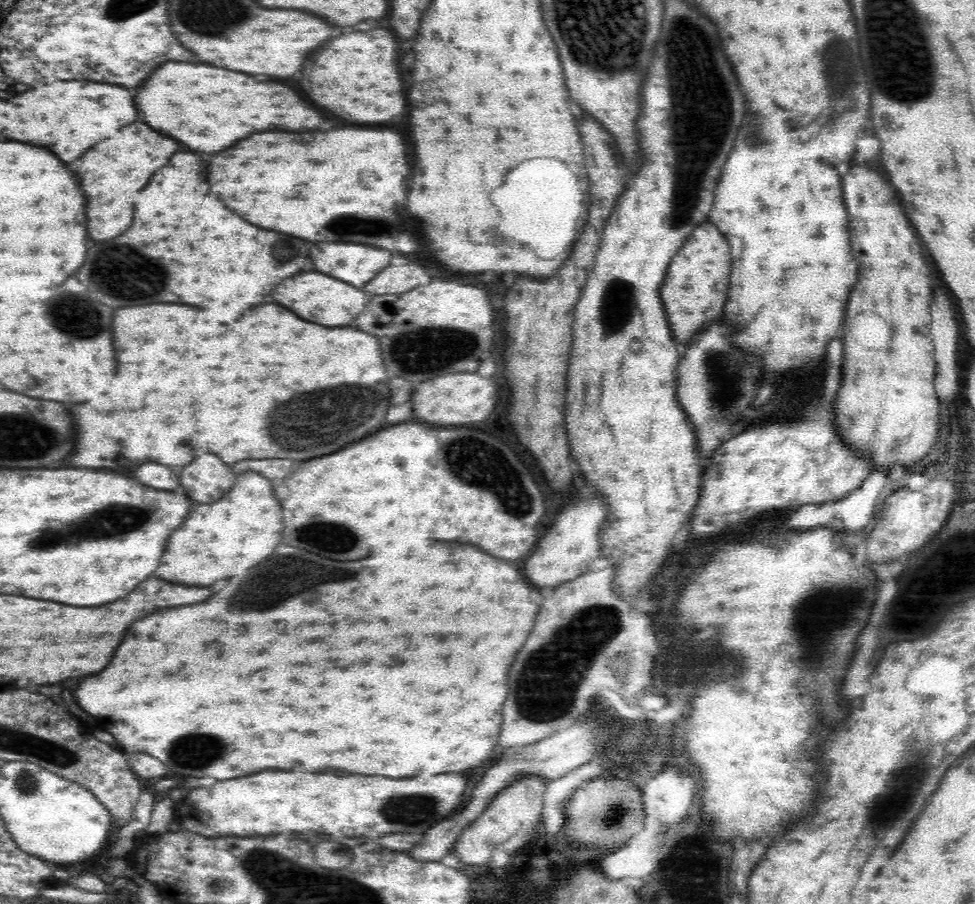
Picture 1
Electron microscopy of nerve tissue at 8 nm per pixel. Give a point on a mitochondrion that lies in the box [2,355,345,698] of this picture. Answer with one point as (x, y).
(104, 522)

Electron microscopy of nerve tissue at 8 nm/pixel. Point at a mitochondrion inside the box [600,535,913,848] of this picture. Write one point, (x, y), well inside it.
(828, 611)

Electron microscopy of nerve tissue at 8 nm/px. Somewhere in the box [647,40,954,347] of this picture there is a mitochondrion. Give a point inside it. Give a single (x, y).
(830, 66)

